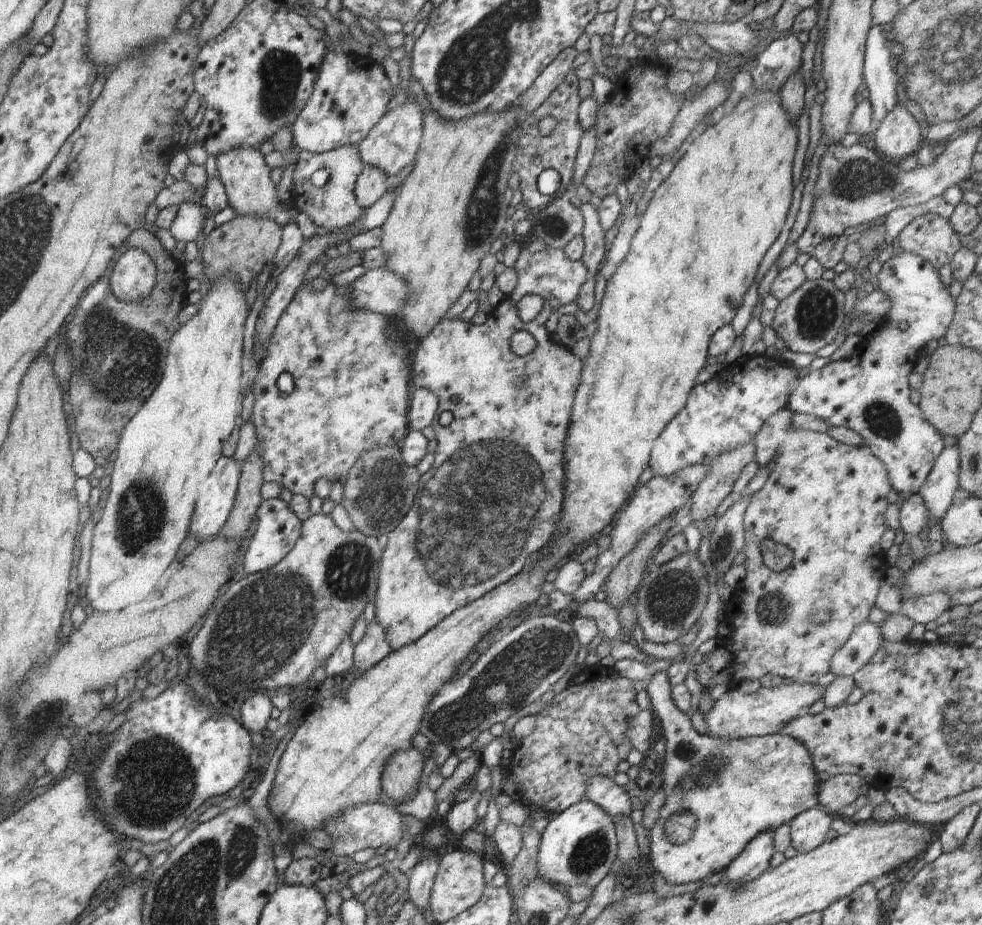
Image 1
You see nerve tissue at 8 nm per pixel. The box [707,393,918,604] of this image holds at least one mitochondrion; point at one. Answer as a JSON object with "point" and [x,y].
{"point":[883,420]}

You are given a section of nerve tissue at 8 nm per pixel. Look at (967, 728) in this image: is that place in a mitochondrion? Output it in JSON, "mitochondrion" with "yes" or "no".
{"mitochondrion":"yes"}

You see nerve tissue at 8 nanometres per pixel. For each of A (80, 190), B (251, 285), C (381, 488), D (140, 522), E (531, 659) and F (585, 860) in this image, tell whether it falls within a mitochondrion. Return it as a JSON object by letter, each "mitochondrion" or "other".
{"A":"other","B":"other","C":"mitochondrion","D":"mitochondrion","E":"mitochondrion","F":"mitochondrion"}

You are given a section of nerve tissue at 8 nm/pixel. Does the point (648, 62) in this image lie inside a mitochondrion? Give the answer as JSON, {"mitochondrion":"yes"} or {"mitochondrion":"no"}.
{"mitochondrion":"no"}

